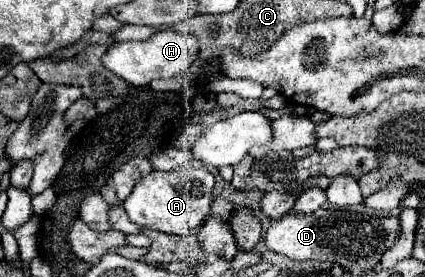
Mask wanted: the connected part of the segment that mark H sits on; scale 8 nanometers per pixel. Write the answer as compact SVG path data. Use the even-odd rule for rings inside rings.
M162 29L146 41L126 41L126 43L112 45L106 51L106 55L102 57L102 63L110 71L114 71L122 79L126 79L130 85L142 87L154 79L170 79L170 77L176 77L176 75L184 73L186 69L190 69L190 65L198 57L198 51L200 51L198 47L200 47L200 43L198 43L196 35L186 33L186 31Z

